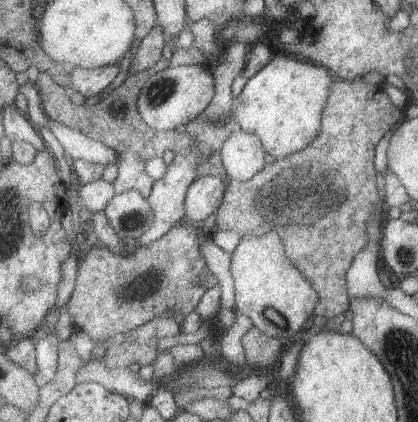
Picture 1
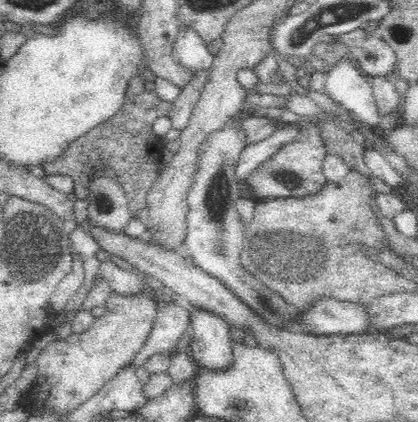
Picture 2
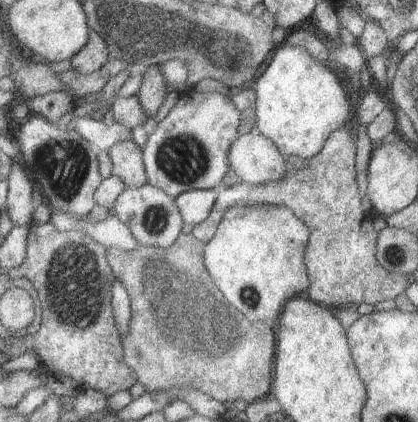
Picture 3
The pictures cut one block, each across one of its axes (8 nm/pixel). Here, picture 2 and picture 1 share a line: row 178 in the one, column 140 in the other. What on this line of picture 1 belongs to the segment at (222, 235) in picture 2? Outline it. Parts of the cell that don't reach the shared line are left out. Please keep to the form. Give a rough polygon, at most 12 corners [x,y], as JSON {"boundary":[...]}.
{"boundary":[[137,190],[115,194],[103,212],[115,234],[137,242],[153,210]]}

